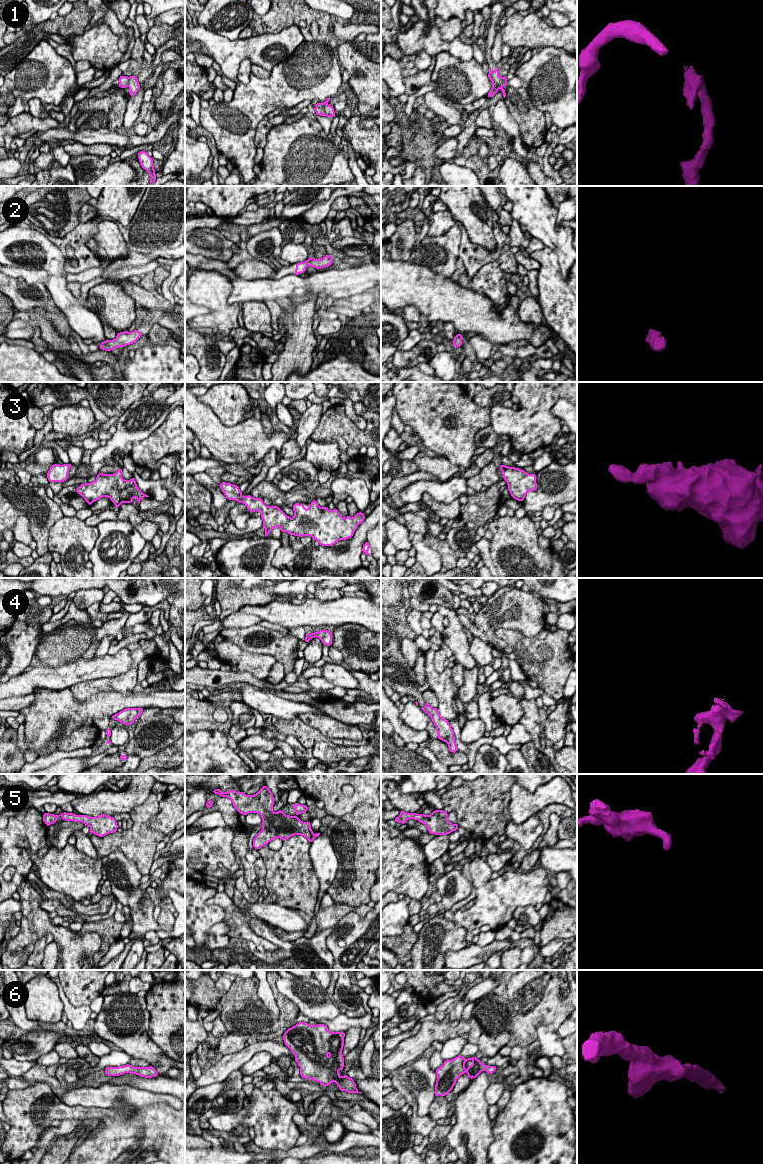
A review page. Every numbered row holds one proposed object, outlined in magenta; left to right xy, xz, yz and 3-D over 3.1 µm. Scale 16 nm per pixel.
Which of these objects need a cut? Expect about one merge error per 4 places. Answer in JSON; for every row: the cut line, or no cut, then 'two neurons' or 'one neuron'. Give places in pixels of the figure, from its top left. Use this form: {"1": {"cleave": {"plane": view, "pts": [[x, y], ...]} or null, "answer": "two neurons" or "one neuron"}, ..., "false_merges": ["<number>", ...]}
{"1": {"cleave": null, "answer": "one neuron"}, "2": {"cleave": null, "answer": "one neuron"}, "3": {"cleave": null, "answer": "one neuron"}, "4": {"cleave": null, "answer": "one neuron"}, "5": {"cleave": null, "answer": "one neuron"}, "6": {"cleave": null, "answer": "one neuron"}, "false_merges": []}

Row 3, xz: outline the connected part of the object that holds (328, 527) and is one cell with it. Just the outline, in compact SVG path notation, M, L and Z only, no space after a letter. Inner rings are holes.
M221 482L219 487L228 500L245 504L251 513L262 512L260 517L263 520L265 537L272 529L280 527L281 532L295 537L310 536L321 546L330 547L340 540L350 539L365 519L362 512L358 512L354 517L348 515L343 518L336 508L321 508L316 500L313 500L307 509L304 508L304 504L294 503L294 517L290 518L278 506L267 506L261 498L251 495L243 497L237 485Z

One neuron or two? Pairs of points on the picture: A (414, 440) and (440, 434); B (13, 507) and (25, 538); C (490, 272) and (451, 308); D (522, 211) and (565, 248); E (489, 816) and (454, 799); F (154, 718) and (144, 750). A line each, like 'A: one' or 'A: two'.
A: two
B: two
C: two
D: one
E: one
F: one

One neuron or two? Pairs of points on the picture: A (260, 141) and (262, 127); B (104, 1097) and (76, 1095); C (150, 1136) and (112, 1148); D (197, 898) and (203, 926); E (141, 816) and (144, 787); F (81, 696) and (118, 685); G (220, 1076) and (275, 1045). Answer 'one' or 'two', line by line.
A: one
B: one
C: one
D: one
E: two
F: one
G: one

